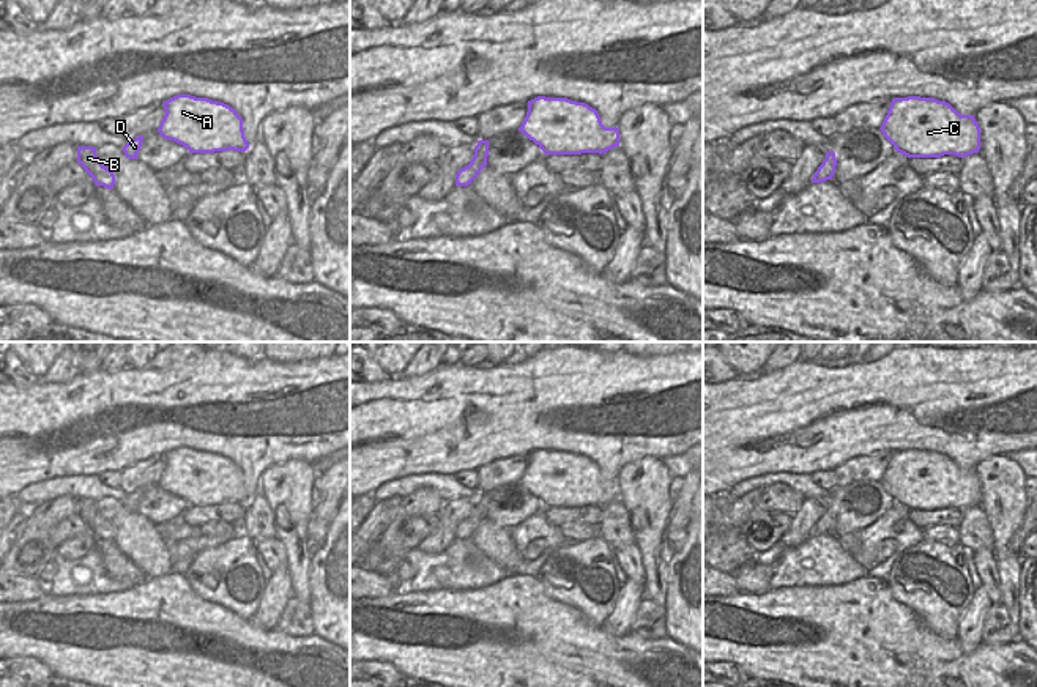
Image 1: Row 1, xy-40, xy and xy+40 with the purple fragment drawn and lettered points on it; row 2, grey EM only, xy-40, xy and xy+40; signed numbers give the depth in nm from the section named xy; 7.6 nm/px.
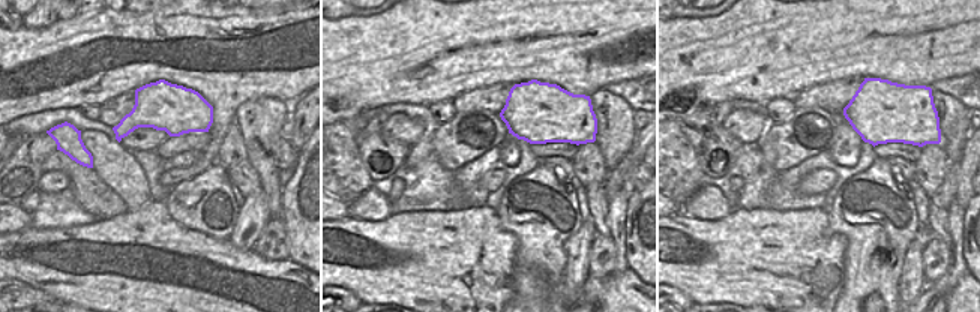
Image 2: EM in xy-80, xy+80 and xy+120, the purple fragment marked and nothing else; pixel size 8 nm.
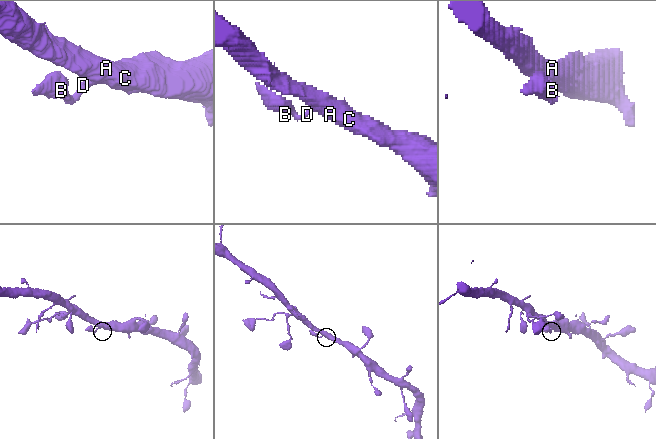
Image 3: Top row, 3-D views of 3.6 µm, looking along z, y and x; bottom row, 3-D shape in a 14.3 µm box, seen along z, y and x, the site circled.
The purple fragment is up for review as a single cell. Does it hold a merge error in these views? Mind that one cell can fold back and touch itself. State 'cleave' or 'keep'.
keep

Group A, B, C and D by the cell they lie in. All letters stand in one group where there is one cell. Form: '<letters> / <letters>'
A B C D

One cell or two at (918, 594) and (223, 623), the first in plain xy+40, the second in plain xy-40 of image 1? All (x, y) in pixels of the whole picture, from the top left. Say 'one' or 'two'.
two

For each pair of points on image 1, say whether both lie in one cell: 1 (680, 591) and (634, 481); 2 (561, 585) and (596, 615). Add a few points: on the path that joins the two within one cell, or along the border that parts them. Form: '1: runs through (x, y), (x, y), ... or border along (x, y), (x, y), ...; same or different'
1: border along (669, 558), (664, 596); different
2: runs through (571, 588), (588, 605); same

